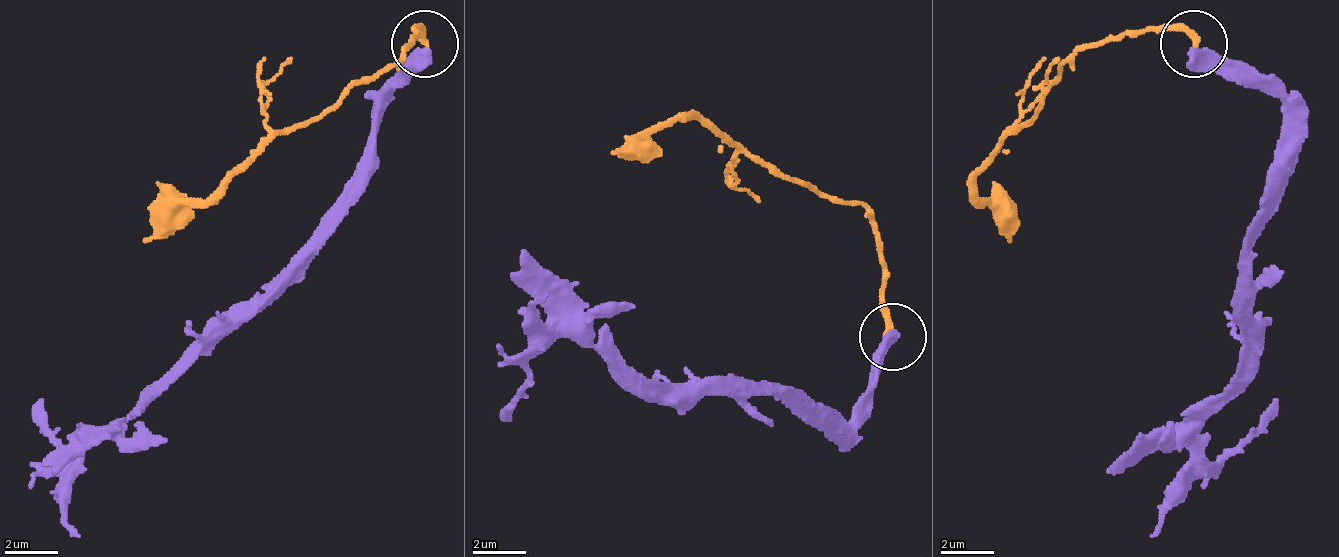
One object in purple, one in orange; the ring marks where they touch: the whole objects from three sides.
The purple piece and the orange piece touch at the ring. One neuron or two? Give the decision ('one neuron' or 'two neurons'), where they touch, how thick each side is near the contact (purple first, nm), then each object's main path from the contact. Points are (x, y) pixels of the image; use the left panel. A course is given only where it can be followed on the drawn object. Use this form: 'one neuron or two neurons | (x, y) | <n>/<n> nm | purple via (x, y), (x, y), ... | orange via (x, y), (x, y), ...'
two neurons | (425, 44) | 420/300 nm | purple via (423, 45), (376, 105), (376, 172), (302, 253), (169, 373), (122, 420), (75, 460), (62, 454), (35, 400) | orange via (423, 45), (416, 32), (410, 45), (389, 65), (276, 132), (142, 239)

